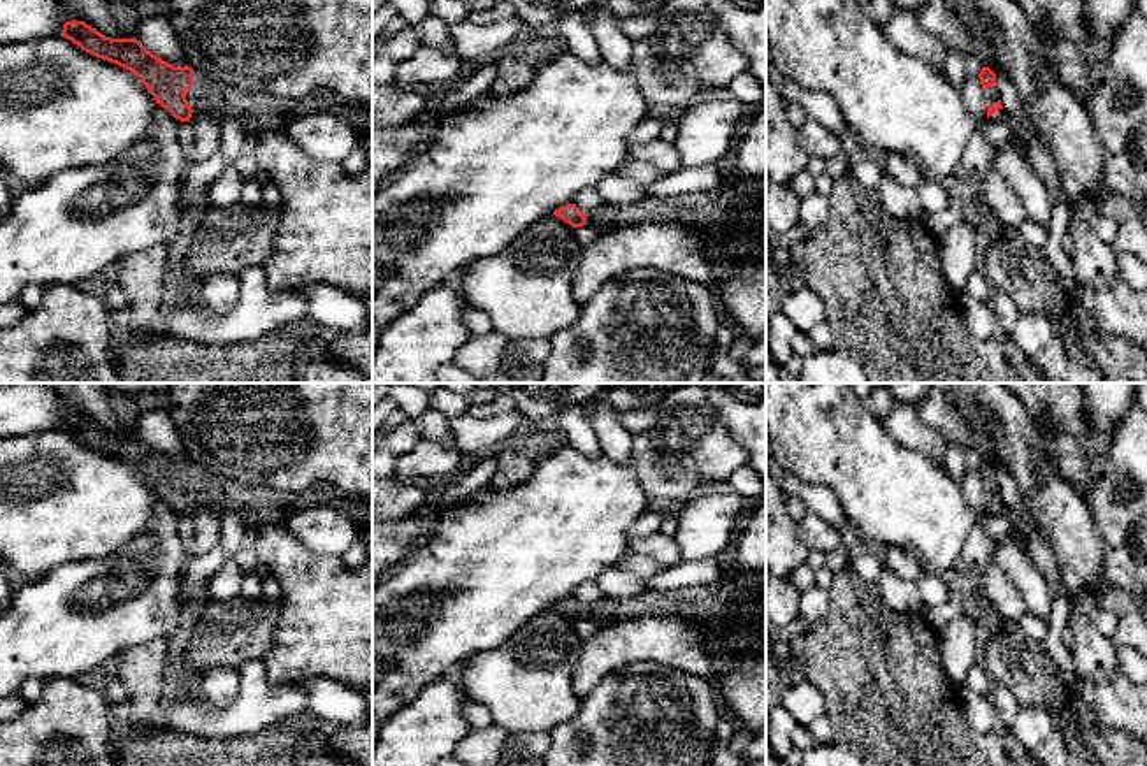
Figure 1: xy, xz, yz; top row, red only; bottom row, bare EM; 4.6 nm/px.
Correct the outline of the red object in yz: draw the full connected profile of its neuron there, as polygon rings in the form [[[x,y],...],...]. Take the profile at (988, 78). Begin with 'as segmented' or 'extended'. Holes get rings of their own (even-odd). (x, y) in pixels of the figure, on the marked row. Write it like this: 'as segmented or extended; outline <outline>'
extended; outline [[[982,67],[978,79],[982,83],[982,90],[985,95],[989,121],[994,121],[994,123],[1006,121],[1006,112],[1003,111],[1003,105],[999,100],[1001,98],[999,90],[996,86],[996,74],[989,67]]]

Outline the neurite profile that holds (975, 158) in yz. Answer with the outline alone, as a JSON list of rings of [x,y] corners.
[[[989,121],[980,130],[973,132],[961,156],[959,170],[963,172],[963,176],[984,186],[985,172],[991,167],[989,149],[992,141],[1005,139],[1012,134],[1014,130],[1008,125],[1008,121],[1003,123]]]

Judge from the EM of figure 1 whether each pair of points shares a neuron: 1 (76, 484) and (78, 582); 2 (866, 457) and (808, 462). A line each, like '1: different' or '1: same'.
1: different
2: same

